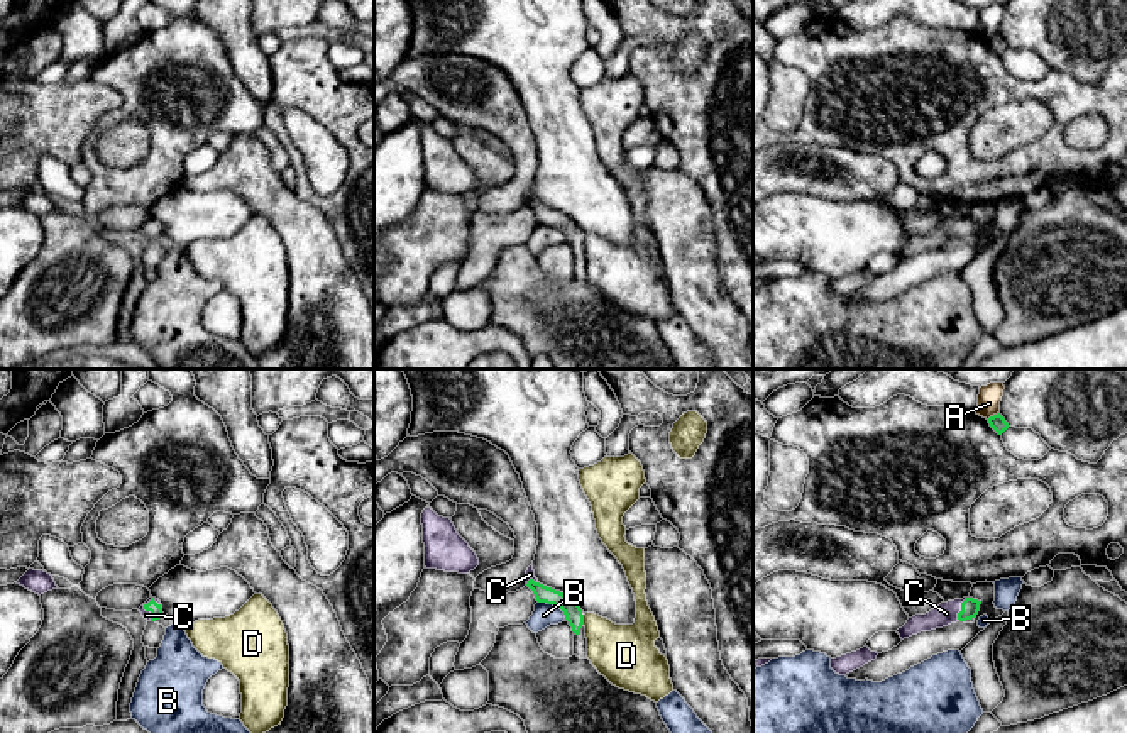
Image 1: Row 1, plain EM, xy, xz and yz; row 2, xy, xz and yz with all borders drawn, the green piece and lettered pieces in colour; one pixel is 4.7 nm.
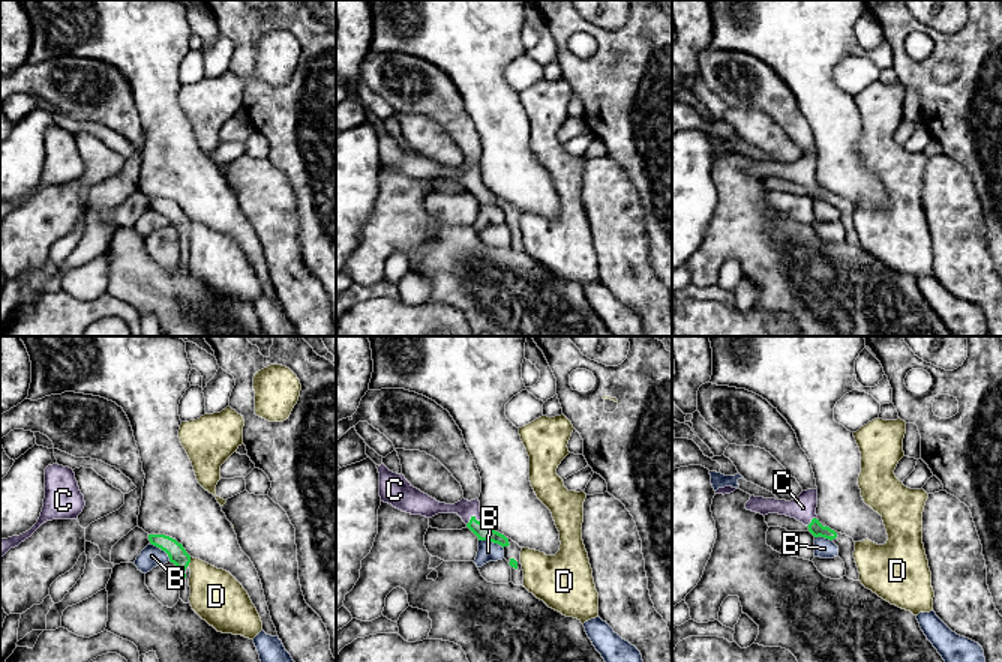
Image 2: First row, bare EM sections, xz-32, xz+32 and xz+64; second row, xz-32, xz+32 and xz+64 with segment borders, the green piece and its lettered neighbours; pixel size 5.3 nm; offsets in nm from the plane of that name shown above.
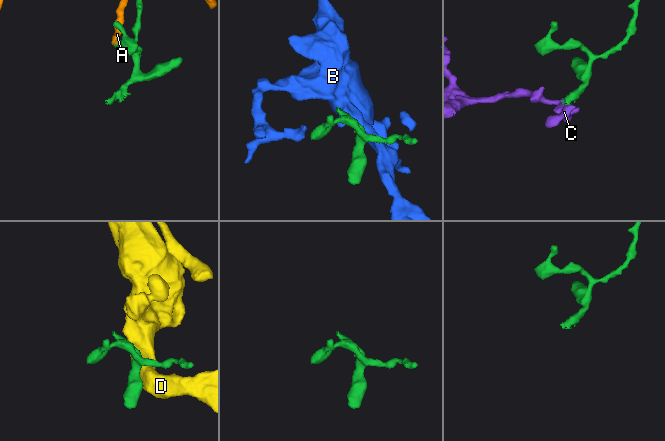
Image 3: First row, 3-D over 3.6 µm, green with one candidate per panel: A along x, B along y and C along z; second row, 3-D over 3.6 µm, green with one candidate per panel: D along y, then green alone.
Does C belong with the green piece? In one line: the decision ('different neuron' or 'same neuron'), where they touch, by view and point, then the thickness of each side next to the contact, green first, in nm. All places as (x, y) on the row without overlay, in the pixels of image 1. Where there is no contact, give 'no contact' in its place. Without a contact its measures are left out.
same neuron; meets green in yz at (962, 231); 90 nm thick on the green side, 110 nm on the other

